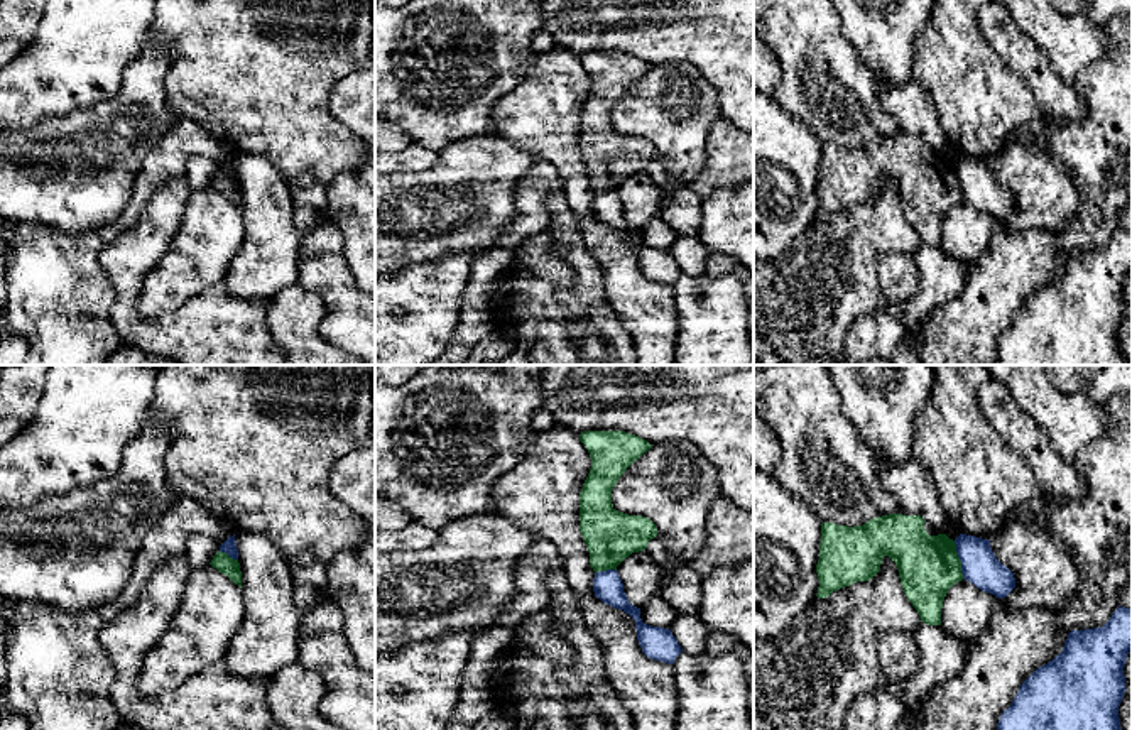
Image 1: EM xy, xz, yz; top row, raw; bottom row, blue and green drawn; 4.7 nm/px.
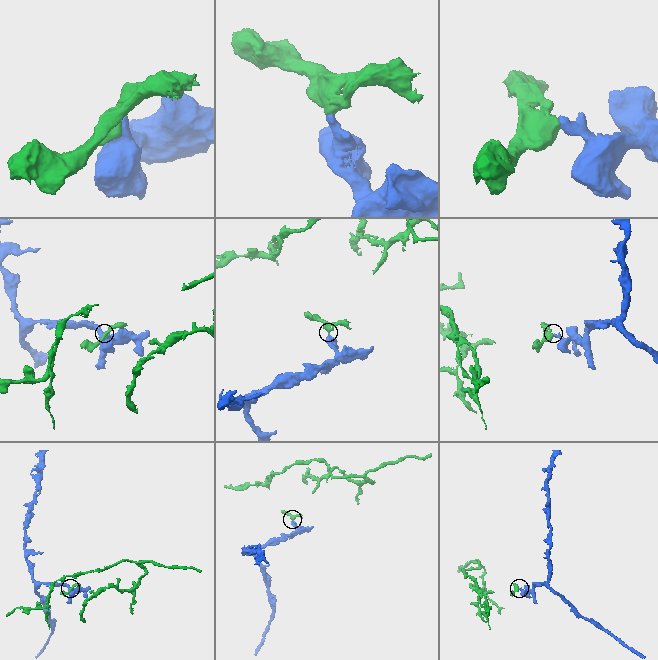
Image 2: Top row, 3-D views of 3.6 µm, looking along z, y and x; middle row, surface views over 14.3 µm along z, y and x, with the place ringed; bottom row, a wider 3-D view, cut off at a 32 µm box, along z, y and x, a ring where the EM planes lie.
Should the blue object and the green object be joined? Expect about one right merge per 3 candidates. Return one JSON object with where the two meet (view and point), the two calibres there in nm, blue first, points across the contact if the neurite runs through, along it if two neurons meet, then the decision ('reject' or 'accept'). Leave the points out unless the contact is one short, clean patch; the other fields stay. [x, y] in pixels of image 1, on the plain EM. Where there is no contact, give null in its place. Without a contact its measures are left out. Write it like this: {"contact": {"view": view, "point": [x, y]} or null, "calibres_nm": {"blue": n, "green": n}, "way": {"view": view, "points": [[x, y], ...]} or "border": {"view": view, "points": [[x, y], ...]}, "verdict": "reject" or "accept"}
{"contact": {"view": "yz", "point": [960, 181]}, "calibres_nm": {"blue": 180, "green": 280}, "border": {"view": "yz", "points": [[953, 163], [963, 198]]}, "verdict": "reject"}

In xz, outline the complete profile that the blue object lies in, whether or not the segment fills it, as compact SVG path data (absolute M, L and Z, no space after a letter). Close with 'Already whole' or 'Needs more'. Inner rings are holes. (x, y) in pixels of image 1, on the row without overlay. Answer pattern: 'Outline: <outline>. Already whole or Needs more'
Outline: M617 191L595 194L593 213L603 225L623 232L635 242L639 267L649 281L674 286L676 279L683 274L676 259L669 250L652 248L642 243L640 230L629 223Z. Already whole

